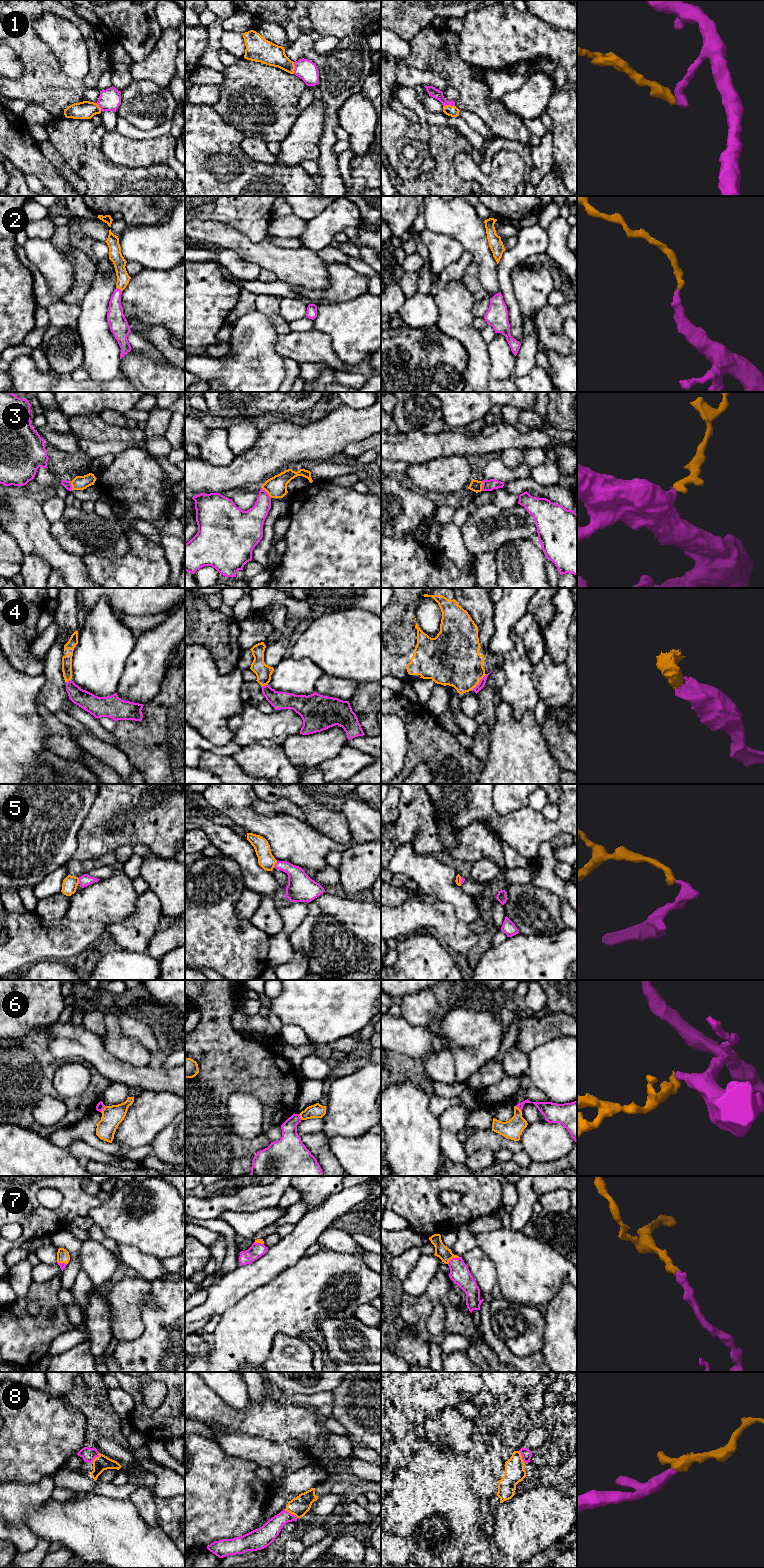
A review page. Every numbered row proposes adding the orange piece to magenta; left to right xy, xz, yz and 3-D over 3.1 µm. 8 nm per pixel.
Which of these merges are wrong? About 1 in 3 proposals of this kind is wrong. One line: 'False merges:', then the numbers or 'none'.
False merges: 3, 5, 6

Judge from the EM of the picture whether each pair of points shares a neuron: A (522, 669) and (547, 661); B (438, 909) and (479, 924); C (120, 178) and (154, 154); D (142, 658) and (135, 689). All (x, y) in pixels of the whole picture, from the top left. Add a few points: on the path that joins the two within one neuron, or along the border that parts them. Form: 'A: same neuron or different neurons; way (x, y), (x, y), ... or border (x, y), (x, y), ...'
A: different neurons; border (532, 666), (532, 679), (536, 689)
B: different neurons; border (468, 925), (472, 931), (479, 935)
C: different neurons; border (113, 162), (122, 167), (146, 167), (159, 164)
D: same neuron; way (142, 666), (141, 681)

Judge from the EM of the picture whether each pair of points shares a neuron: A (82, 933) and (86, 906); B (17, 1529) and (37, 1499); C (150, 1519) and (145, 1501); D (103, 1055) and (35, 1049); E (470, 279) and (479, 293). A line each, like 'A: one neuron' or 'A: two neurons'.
A: two neurons
B: one neuron
C: one neuron
D: two neurons
E: one neuron

